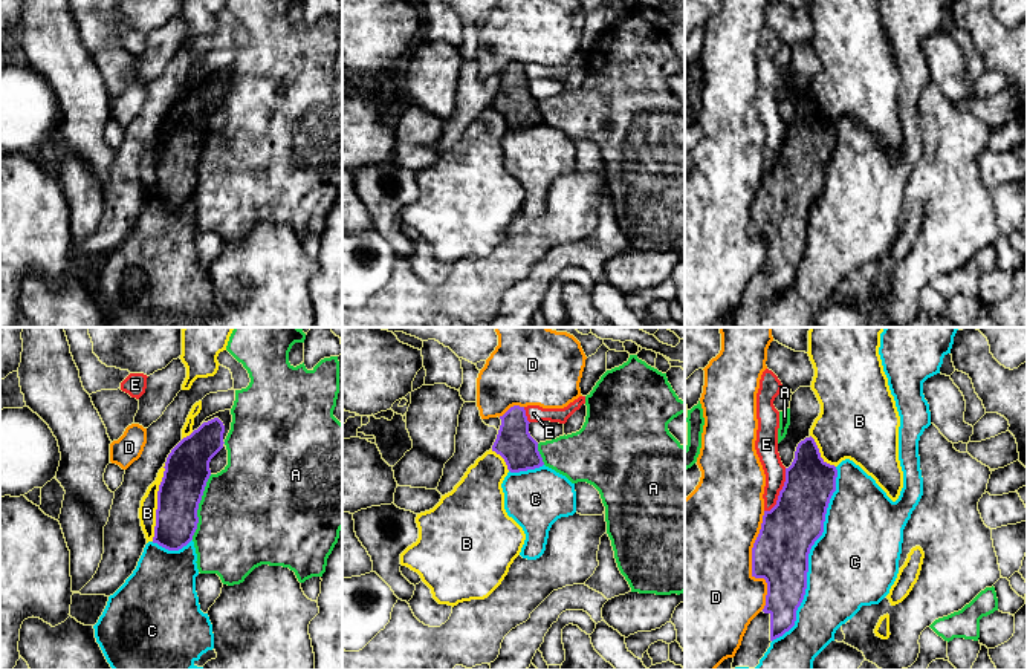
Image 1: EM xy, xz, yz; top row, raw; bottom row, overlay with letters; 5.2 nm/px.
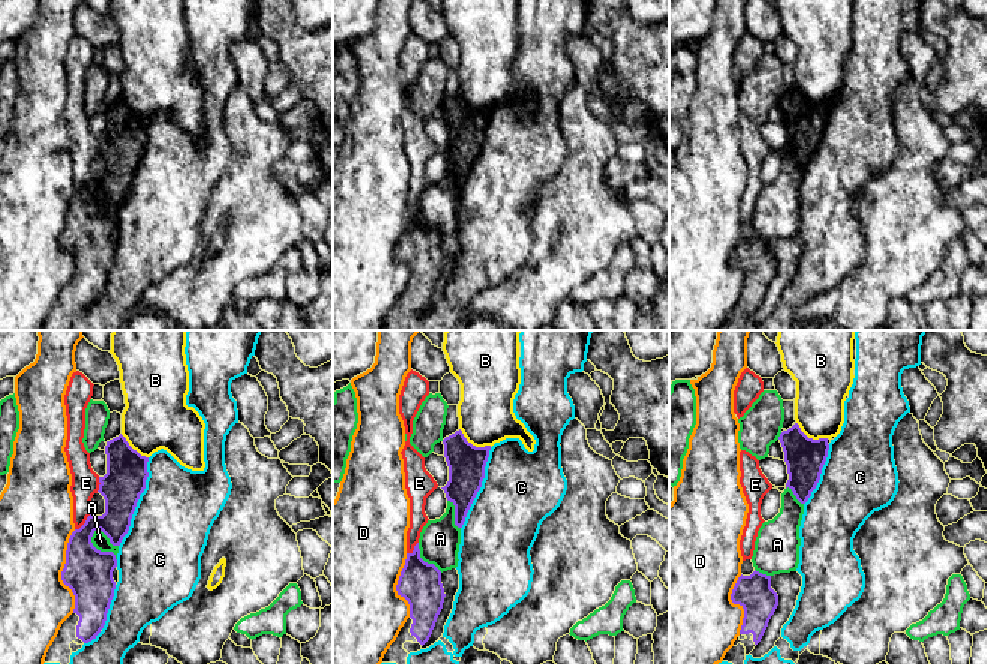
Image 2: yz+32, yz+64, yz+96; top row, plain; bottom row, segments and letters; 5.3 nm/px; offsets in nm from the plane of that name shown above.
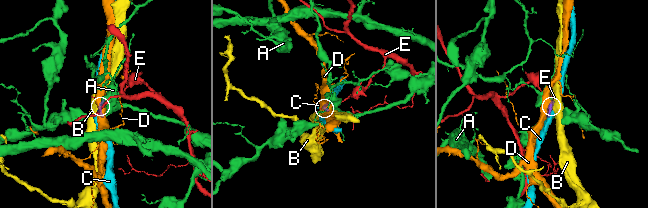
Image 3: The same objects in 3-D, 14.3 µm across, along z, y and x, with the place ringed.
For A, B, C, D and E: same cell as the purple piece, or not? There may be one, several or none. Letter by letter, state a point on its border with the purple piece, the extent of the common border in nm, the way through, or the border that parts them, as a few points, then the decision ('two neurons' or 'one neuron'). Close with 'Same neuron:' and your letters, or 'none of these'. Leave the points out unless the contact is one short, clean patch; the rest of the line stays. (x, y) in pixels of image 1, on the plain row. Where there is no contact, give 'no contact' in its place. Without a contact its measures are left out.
A: xy (197, 164) | 360 nm | two neurons
B: xy (158, 159) | 420 nm | two neurons
C: yz (807, 214) | 1000 nm | one neuron
D: yz (752, 221) | 500 nm | two neurons
E: yz (780, 149) | 260 nm | along yz (786, 126), (786, 138), (778, 156), (764, 169) | two neurons
Same neuron: C

